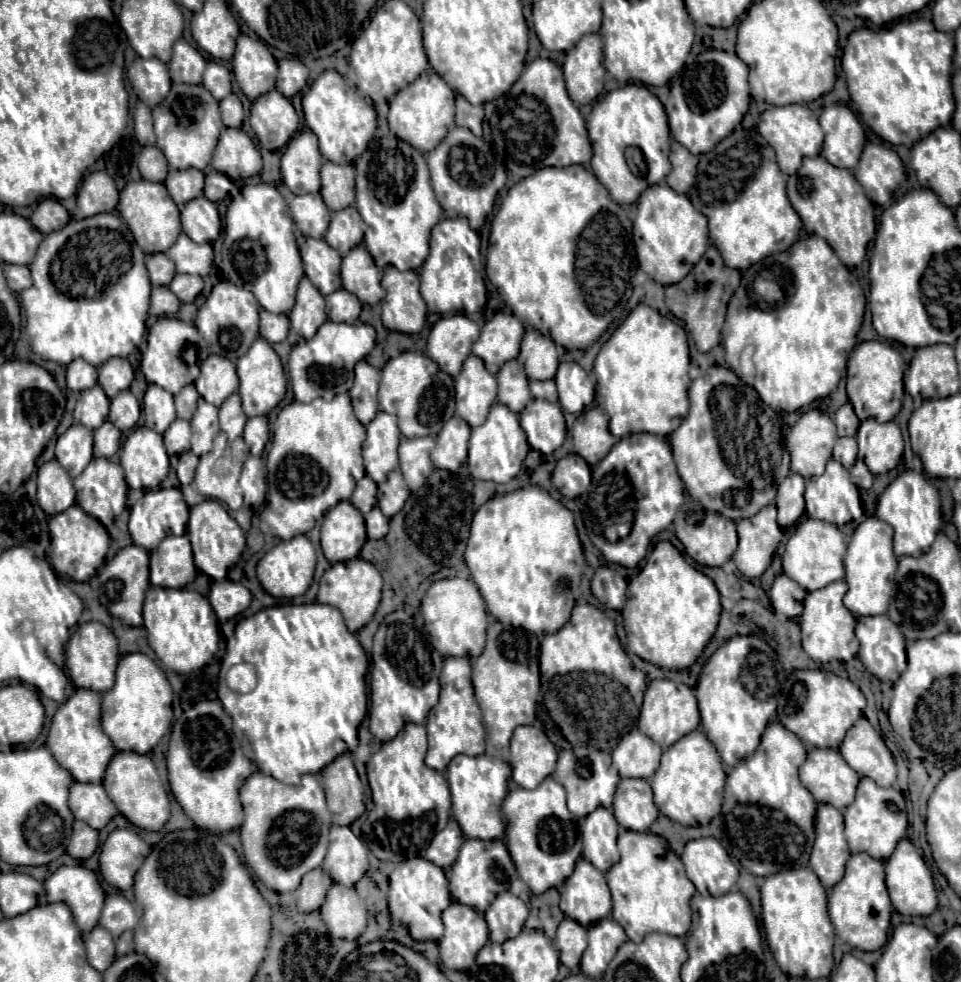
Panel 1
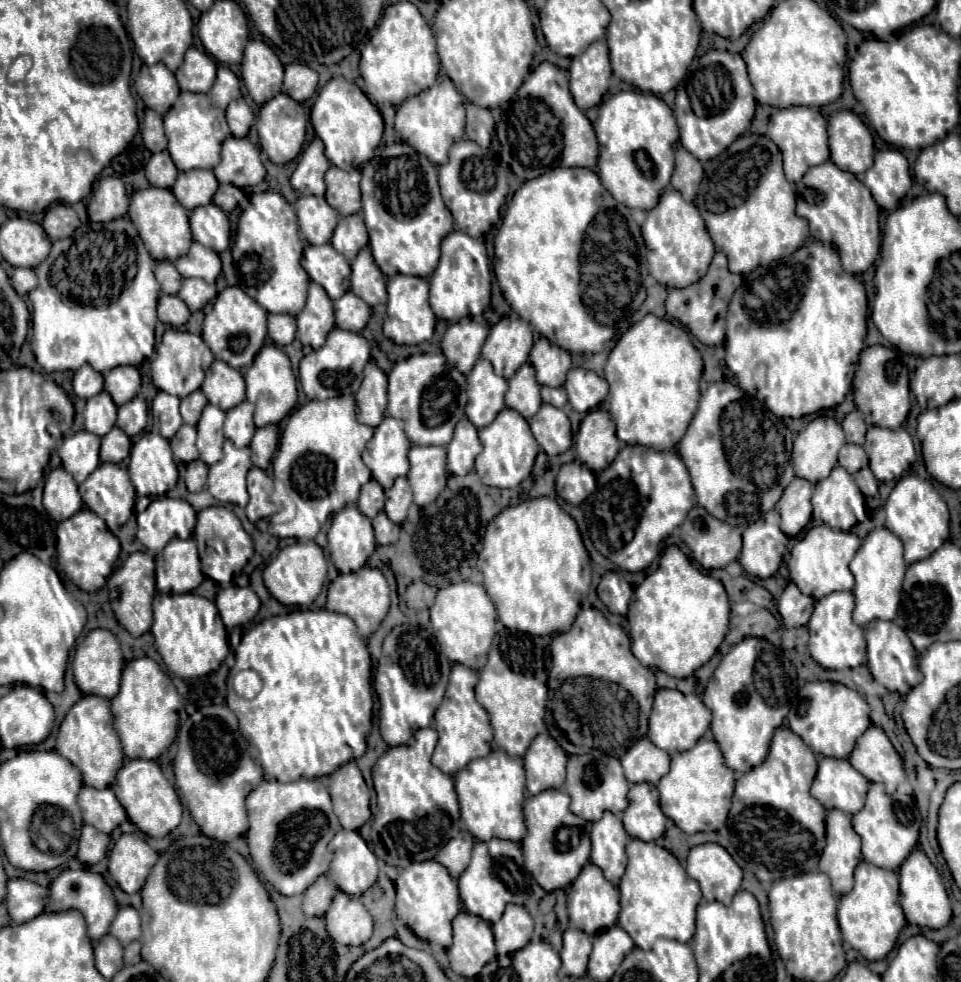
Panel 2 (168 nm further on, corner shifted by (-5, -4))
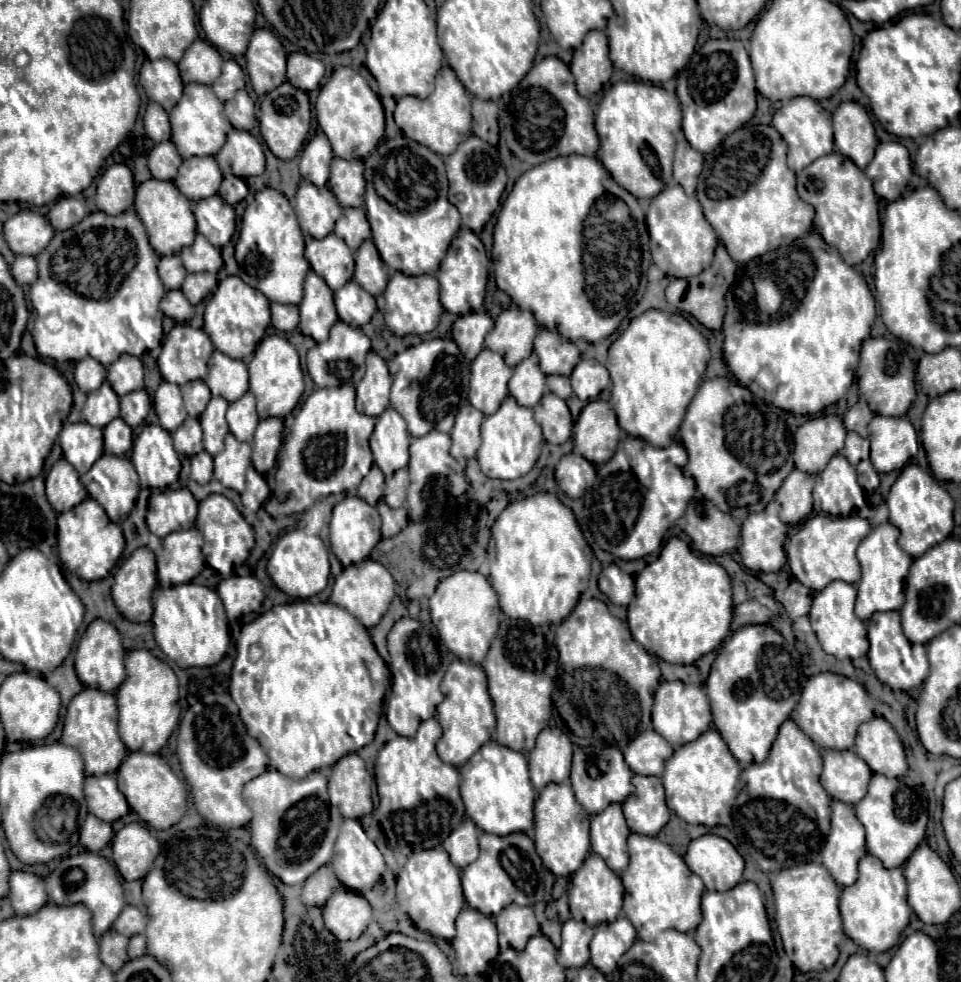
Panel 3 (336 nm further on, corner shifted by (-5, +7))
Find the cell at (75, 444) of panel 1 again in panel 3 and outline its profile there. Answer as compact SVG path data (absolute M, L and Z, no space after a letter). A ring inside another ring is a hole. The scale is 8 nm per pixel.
M65 423L59 433L63 457L75 467L79 475L103 455L103 431L87 423Z

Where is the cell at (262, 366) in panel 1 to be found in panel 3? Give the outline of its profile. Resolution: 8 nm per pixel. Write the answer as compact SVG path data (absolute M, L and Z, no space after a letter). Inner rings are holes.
M269 335L259 343L255 357L249 363L249 383L251 383L249 391L257 399L257 411L261 419L285 417L295 409L295 405L299 403L305 391L305 383L303 383L303 371L299 365L297 349L284 335Z

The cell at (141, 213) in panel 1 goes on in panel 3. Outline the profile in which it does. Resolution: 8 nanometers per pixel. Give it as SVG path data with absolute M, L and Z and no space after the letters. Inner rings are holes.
M149 179L137 187L135 195L135 211L143 221L151 247L159 255L179 255L183 247L191 245L195 239L195 217L191 211L191 201L179 193L179 189L171 181Z

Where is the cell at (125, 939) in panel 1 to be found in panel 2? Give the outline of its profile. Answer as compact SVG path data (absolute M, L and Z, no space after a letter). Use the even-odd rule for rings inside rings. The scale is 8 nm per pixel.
M139 940L131 942L129 946L125 946L125 958L123 958L125 964L137 964L137 962L141 960L139 950L141 950L141 942L139 942Z

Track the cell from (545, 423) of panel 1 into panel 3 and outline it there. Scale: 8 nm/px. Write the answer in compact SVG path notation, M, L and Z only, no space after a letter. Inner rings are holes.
M545 393L543 401L533 407L535 421L543 429L543 437L547 443L565 443L573 431L573 419L569 407L561 397L553 393Z

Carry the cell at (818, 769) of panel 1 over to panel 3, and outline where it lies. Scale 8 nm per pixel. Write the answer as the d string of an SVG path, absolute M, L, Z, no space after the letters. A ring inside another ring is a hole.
M823 751L821 785L833 799L857 805L867 795L867 785L871 777L873 771L857 753Z

